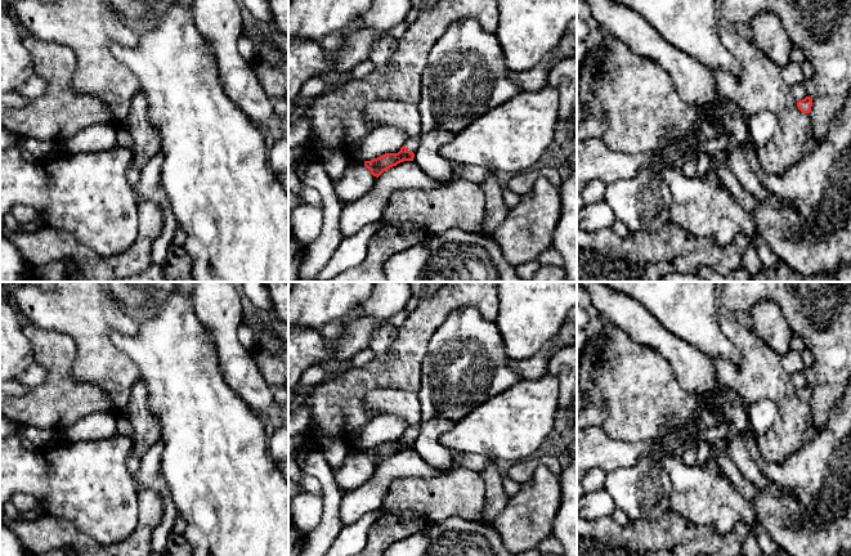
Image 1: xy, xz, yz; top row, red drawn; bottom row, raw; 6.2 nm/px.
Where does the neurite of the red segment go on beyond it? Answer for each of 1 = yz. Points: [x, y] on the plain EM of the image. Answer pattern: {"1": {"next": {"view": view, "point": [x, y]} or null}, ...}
{"1": {"next": null}}

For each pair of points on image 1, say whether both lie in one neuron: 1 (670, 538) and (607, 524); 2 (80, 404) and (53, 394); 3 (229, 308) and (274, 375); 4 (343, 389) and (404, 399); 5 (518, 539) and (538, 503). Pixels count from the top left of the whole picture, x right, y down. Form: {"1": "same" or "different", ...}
{"1": "same", "2": "same", "3": "different", "4": "different", "5": "same"}

